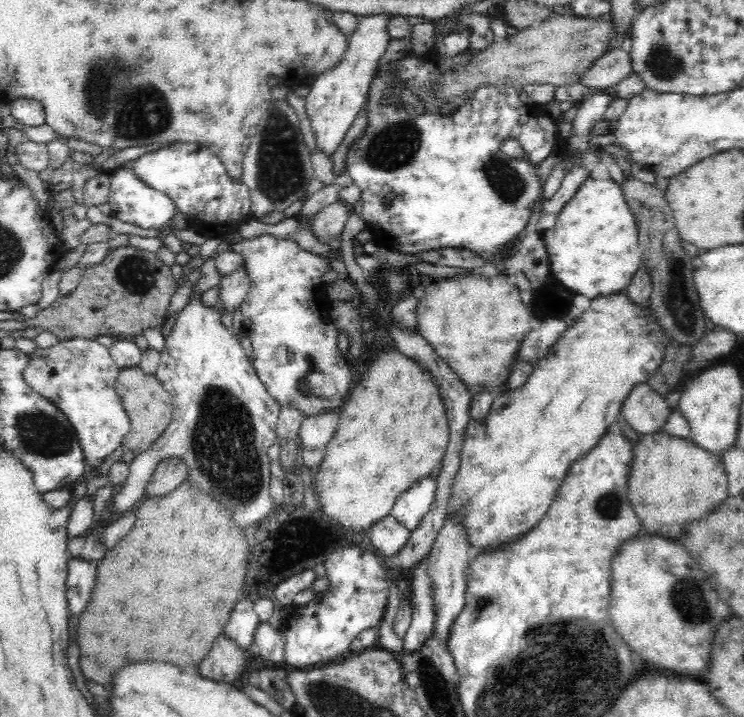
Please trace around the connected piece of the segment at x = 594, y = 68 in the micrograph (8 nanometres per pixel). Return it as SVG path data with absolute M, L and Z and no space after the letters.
M616 48L606 51L588 67L579 82L588 88L607 89L614 87L633 73L630 51Z

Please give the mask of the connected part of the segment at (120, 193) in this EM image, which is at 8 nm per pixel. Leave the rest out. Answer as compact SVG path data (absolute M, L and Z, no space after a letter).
M124 165L113 168L108 174L111 185L107 202L111 206L111 215L122 222L136 224L140 228L157 229L167 226L170 220L176 216L178 209L176 209L174 201L168 195L158 192L140 181L133 172L132 166Z

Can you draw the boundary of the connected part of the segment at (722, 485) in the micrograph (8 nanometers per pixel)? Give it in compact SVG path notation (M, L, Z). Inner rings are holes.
M662 430L640 436L640 441L634 445L627 485L627 498L640 519L643 532L666 540L679 540L680 534L683 534L683 527L688 525L688 522L700 521L710 516L728 496L728 479L721 458L696 447L692 439L675 438Z

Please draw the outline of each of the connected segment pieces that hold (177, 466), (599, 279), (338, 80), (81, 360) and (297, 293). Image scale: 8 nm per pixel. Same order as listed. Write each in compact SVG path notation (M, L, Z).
M164 458L147 483L145 498L167 496L183 484L187 476L188 467L180 458Z
M586 178L584 185L562 207L555 225L543 231L542 241L549 258L551 278L556 278L570 290L587 296L590 300L608 297L626 290L642 262L642 251L638 241L637 224L621 189L612 179Z
M378 14L378 17L360 17L356 31L348 36L348 50L340 64L332 70L320 74L310 86L310 94L306 96L306 112L316 137L317 148L326 156L332 157L336 148L345 141L348 129L360 109L367 102L367 94L371 90L372 75L378 66L391 38L388 35L388 22L392 17Z
M82 337L59 340L48 348L37 346L23 370L23 378L28 386L65 414L83 448L85 463L90 467L101 465L121 446L129 431L130 421L115 389L120 371L109 348L96 339Z
M270 234L243 239L231 244L230 249L243 258L245 274L249 278L249 291L240 306L242 330L251 340L254 355L251 365L268 393L280 405L296 405L304 416L340 408L356 382L356 377L346 356L338 348L339 330L333 324L326 284L322 282L322 275L330 269L324 258L305 251L296 242L278 242Z

